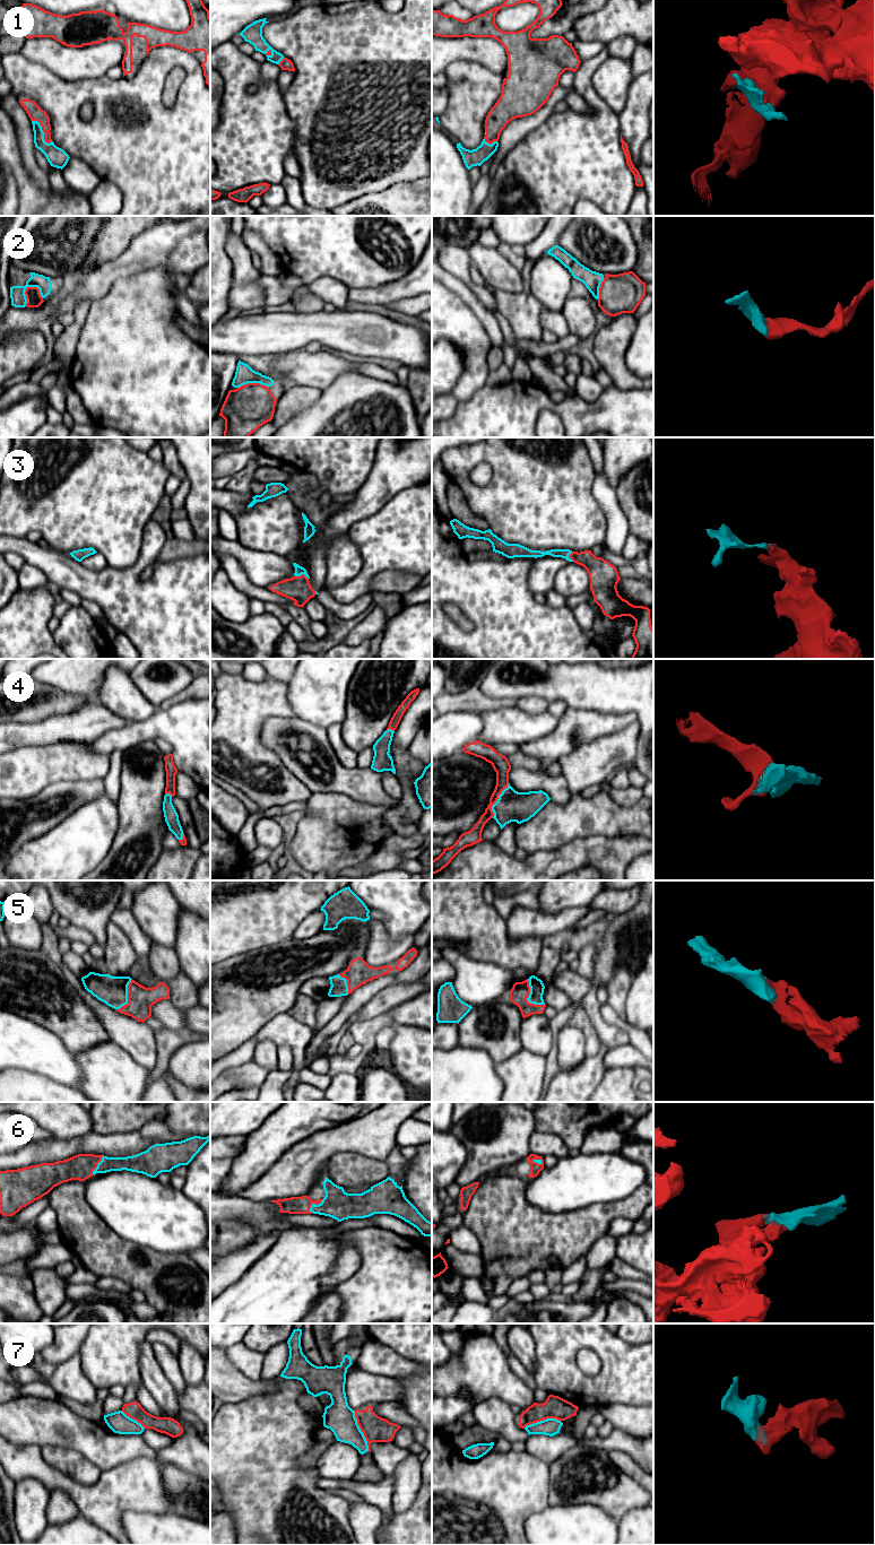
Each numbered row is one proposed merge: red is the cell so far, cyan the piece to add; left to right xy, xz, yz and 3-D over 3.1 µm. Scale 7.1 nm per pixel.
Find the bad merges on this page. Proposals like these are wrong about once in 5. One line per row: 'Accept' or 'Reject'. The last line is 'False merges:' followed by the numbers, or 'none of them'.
1: Accept
2: Accept
3: Accept
4: Accept
5: Accept
6: Accept
7: Reject
False merges: 7

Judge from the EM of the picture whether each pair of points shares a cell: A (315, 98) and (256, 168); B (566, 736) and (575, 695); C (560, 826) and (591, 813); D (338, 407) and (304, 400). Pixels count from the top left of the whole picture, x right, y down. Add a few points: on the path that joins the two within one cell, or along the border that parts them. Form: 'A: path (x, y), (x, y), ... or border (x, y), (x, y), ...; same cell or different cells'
A: border (284, 97), (286, 112), (295, 126), (294, 149); different cells
B: border (568, 705), (574, 709), (589, 709), (598, 712); different cells
C: path (568, 822), (583, 817); same cell
D: border (322, 390), (322, 393), (312, 404), (292, 418); different cells

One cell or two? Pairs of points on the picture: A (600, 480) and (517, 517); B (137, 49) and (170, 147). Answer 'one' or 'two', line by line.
A: two
B: two

